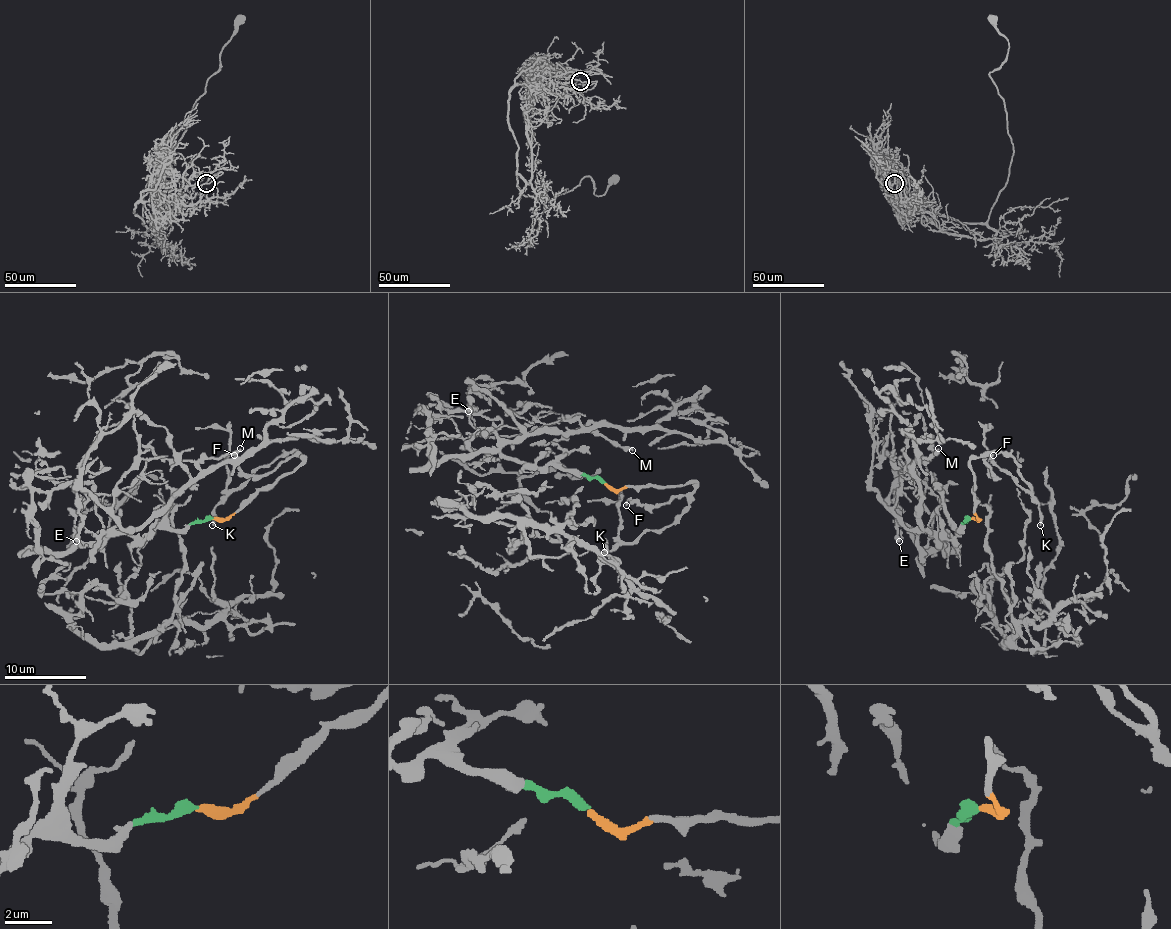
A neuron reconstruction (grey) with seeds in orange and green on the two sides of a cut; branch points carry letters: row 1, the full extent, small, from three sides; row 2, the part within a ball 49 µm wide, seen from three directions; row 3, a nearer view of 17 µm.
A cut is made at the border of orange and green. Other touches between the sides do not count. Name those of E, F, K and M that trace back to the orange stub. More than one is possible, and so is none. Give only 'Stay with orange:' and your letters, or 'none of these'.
Stay with orange: F, K

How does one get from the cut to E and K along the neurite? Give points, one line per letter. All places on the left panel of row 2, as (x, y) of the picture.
E: (212, 517), (181, 530), (81, 540), (75, 515), (87, 499), (77, 489), (75, 542)
K: (212, 517), (230, 517), (302, 458), (285, 452), (263, 464), (214, 509), (212, 525)

